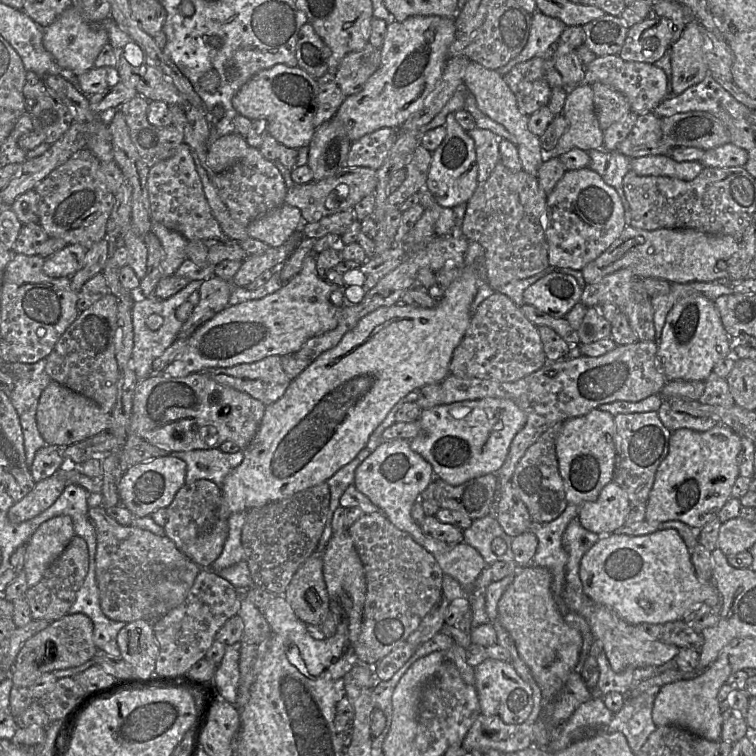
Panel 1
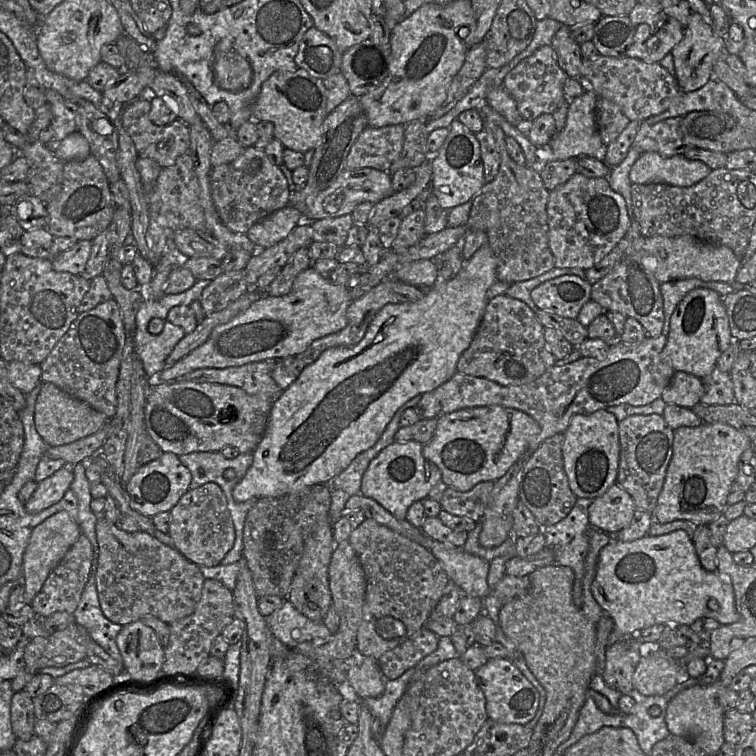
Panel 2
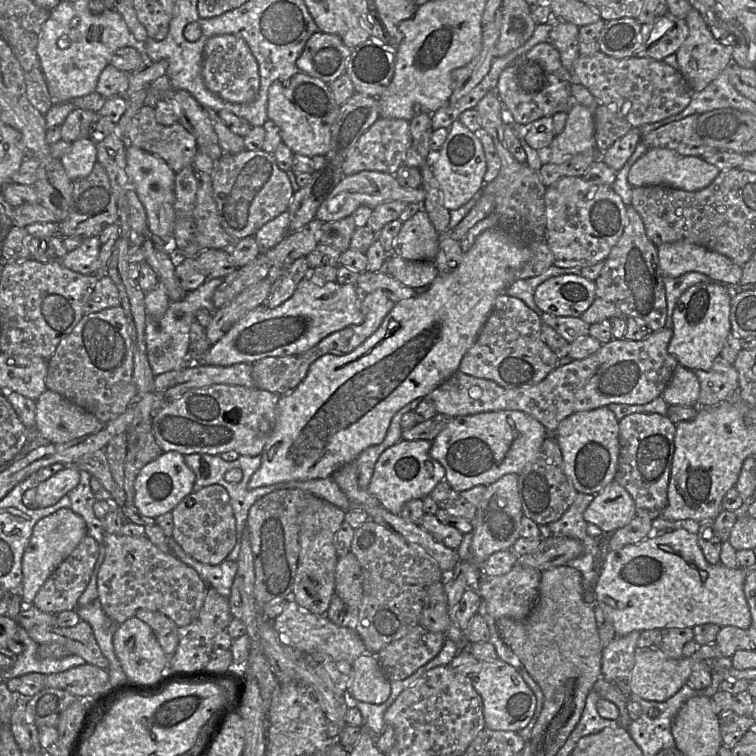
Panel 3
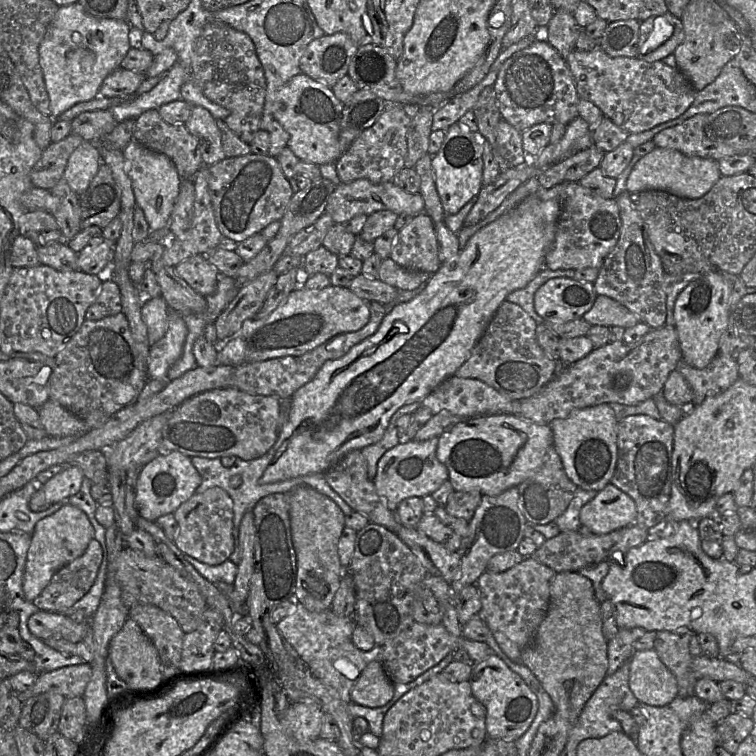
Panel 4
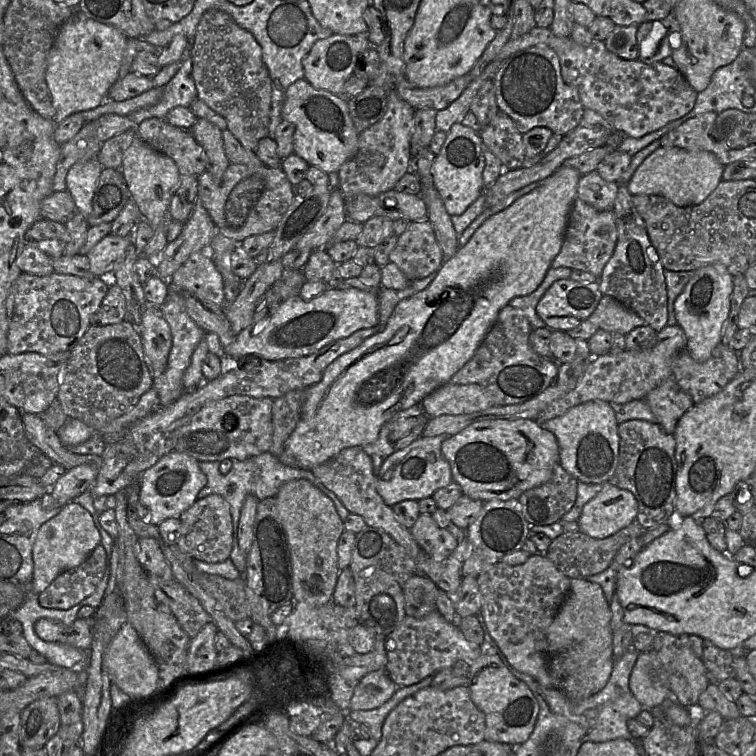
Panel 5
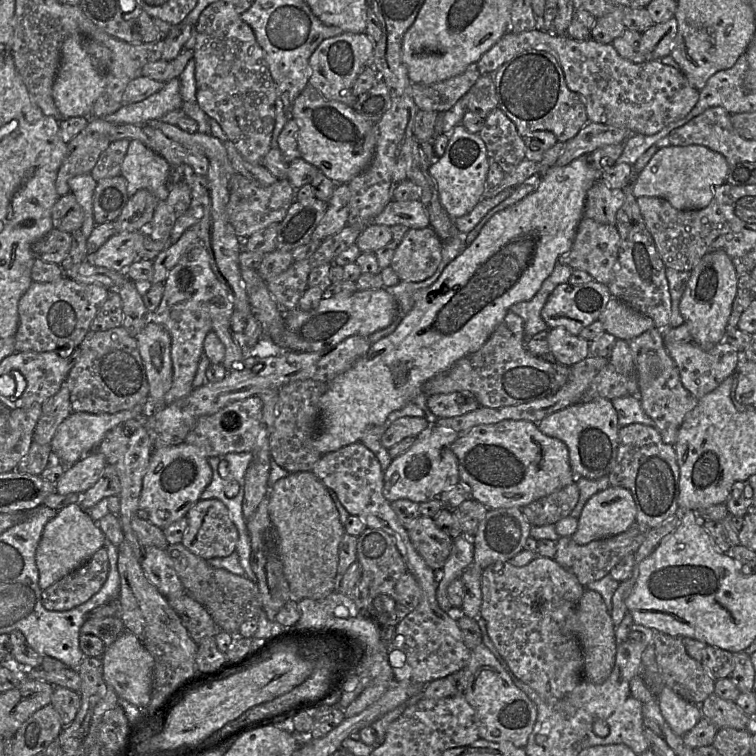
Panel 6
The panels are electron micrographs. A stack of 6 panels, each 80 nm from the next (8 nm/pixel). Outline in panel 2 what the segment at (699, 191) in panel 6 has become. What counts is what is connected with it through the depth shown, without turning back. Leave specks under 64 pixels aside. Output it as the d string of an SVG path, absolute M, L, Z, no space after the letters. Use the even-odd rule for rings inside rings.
M645 152L632 165L629 179L634 184L664 183L690 187L707 177L711 170L703 162L682 155L663 157L656 152Z

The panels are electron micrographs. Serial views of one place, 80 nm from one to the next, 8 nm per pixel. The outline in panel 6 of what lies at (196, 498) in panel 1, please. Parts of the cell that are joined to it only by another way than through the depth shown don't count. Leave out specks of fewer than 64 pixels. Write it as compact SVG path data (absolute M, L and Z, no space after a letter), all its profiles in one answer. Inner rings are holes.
M199 500L185 517L187 528L181 544L191 553L207 560L227 557L235 551L238 531L223 502Z

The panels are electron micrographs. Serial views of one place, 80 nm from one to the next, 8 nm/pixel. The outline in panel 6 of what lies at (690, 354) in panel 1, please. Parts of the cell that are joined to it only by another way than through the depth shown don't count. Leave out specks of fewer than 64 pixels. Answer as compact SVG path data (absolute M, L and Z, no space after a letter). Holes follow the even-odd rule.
M722 250L707 253L691 270L679 302L679 311L687 324L692 342L709 350L725 340L726 326L737 293L738 274L730 257Z

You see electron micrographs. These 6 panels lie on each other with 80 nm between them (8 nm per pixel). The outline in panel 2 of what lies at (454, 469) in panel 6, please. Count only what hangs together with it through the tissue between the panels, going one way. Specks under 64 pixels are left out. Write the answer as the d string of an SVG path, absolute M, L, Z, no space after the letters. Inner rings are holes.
M417 441L393 442L385 447L369 464L361 480L360 493L378 502L398 520L405 520L408 508L416 501L427 498L431 488L437 484L442 473L437 465L427 460L422 453L423 444Z

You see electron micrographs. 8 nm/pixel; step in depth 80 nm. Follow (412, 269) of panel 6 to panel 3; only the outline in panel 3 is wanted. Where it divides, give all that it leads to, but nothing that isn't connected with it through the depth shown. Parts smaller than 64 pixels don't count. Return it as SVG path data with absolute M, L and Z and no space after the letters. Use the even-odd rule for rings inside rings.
M419 210L402 223L393 242L392 253L409 261L433 261L439 251L440 234L427 213Z

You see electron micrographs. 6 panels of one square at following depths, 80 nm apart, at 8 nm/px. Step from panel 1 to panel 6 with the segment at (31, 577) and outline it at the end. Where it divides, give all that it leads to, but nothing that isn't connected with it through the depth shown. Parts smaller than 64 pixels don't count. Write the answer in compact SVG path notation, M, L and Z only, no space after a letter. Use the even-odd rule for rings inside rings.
M79 503L61 509L44 527L35 553L39 572L39 587L44 590L54 582L87 563L95 552L104 547L105 535Z

